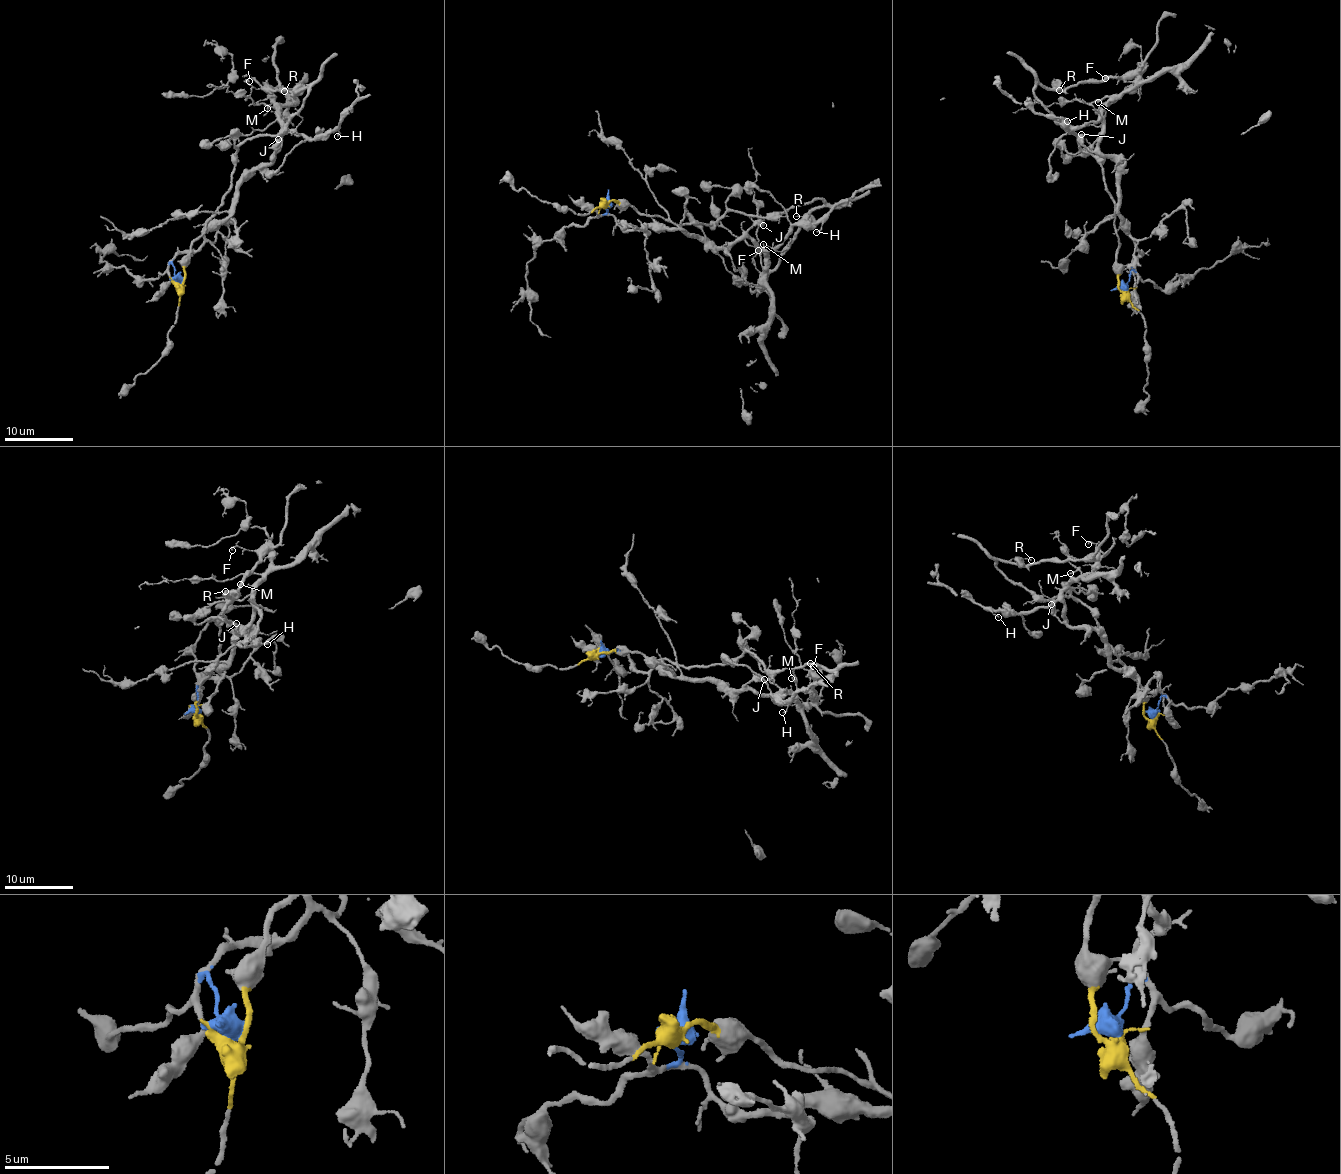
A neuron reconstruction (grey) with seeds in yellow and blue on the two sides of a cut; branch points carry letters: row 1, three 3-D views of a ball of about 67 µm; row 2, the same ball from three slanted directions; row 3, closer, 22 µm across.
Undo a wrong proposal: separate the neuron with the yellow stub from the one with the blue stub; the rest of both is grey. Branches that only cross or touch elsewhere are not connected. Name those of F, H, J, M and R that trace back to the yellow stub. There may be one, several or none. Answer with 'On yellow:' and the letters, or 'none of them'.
On yellow: F, R

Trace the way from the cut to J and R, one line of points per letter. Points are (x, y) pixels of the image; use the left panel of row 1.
J: (176, 282), (174, 257), (197, 249), (206, 233), (230, 214), (237, 183), (252, 170), (269, 165), (278, 138)
R: (176, 282), (184, 279), (191, 243), (230, 183), (240, 143), (279, 134), (307, 87), (285, 91)

